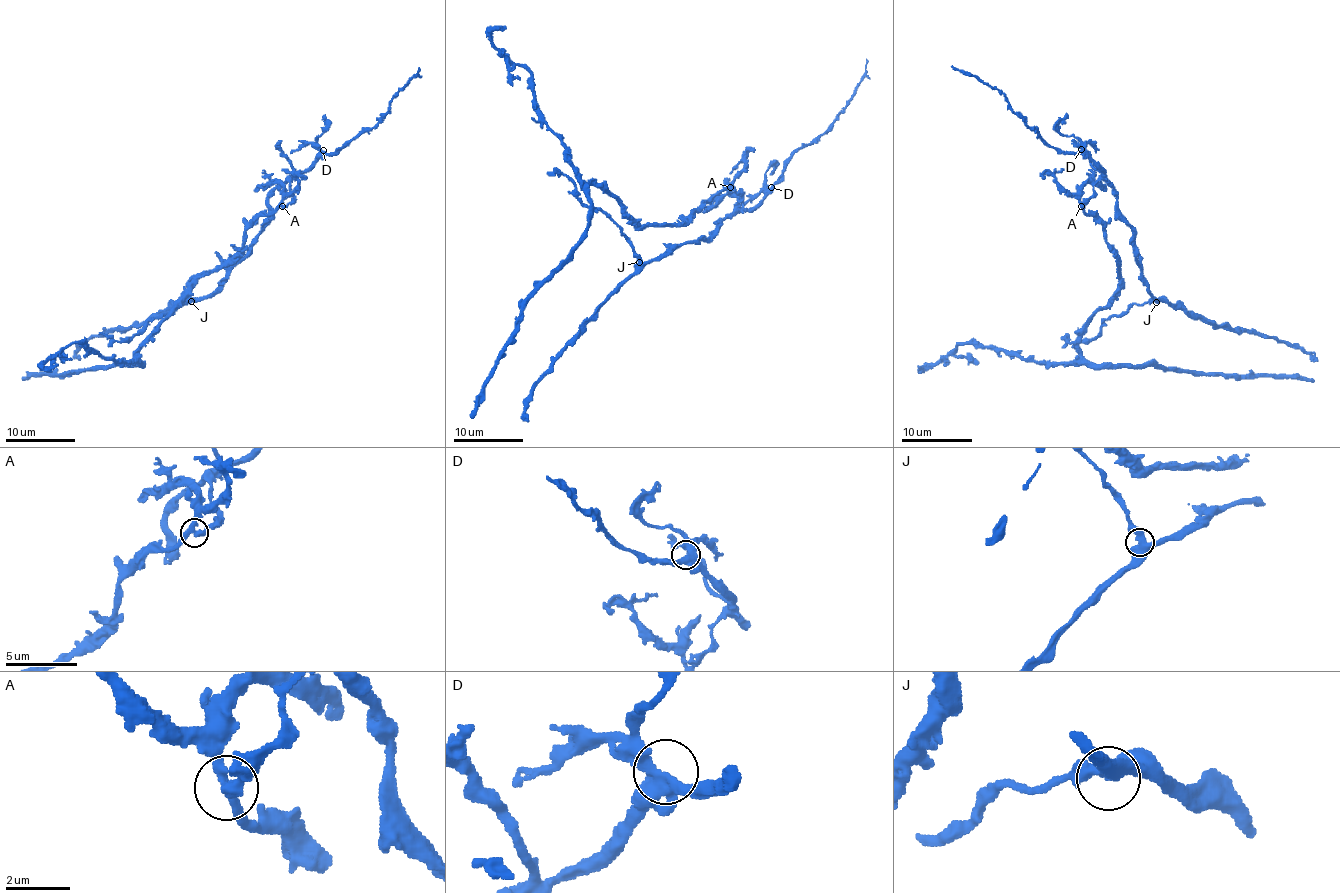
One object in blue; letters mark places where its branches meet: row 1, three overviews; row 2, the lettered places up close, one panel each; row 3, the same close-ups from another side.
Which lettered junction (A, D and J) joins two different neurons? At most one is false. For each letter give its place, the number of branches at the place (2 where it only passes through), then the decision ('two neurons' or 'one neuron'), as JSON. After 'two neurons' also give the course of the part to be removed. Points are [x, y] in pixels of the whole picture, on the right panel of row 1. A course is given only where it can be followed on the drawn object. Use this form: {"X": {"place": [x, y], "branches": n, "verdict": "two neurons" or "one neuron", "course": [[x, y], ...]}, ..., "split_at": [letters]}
{"A": {"place": [1081, 206], "branches": 3, "verdict": "two neurons", "course": [[1081, 205], [1103, 179], [1114, 190], [1140, 279], [1156, 299], [1302, 348], [1318, 360]]}, "D": {"place": [1081, 149], "branches": 3, "verdict": "one neuron"}, "J": {"place": [1156, 302], "branches": 3, "verdict": "one neuron"}, "split_at": ["A"]}

